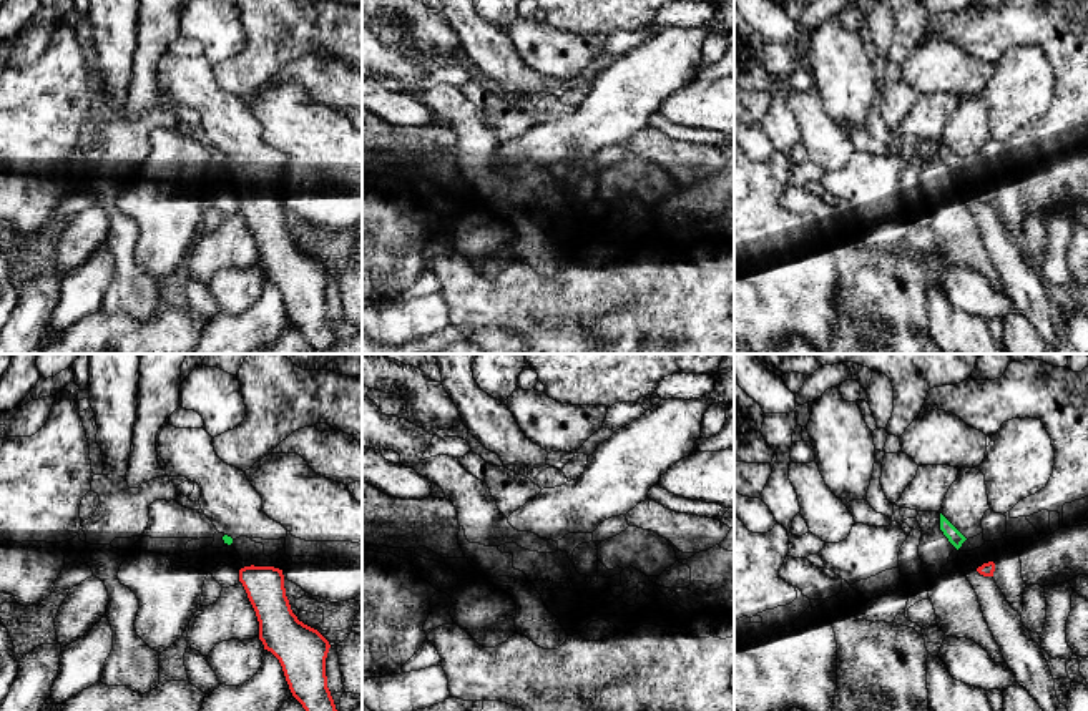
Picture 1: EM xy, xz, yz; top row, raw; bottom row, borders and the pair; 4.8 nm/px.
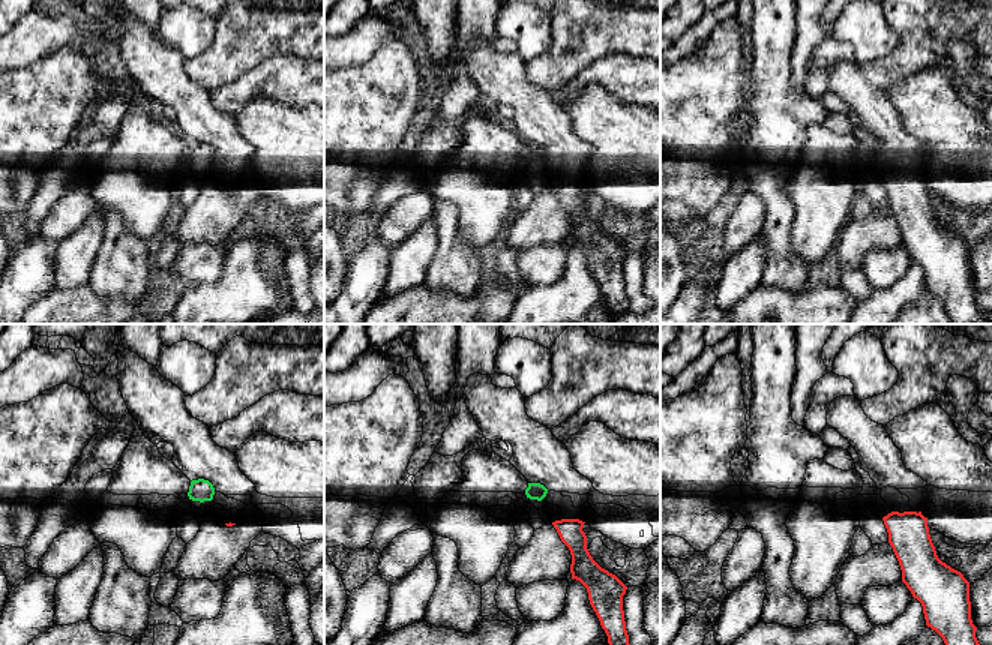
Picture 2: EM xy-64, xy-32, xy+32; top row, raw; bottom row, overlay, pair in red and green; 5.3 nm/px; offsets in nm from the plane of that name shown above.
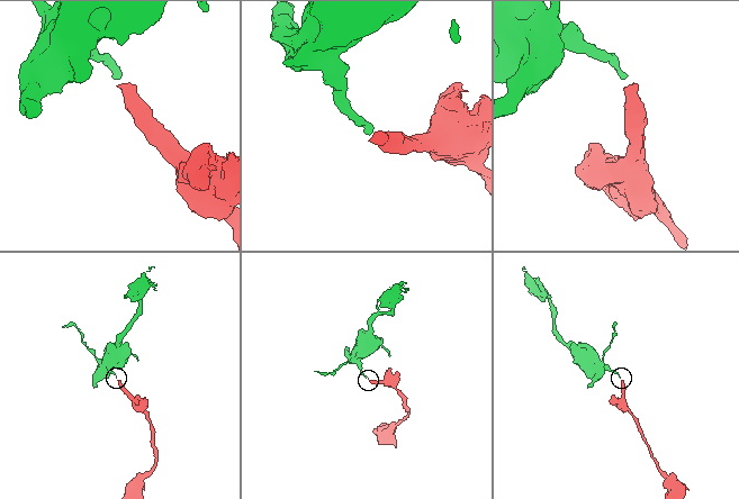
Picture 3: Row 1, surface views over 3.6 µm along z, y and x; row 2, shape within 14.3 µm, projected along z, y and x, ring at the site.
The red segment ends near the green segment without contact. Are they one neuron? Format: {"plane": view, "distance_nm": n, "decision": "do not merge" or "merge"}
{"plane": "xy", "distance_nm": 130, "decision": "do not merge"}

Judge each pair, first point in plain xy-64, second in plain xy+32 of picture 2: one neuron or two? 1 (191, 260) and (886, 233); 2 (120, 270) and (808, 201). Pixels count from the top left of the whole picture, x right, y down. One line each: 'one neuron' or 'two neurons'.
1: two neurons
2: two neurons

